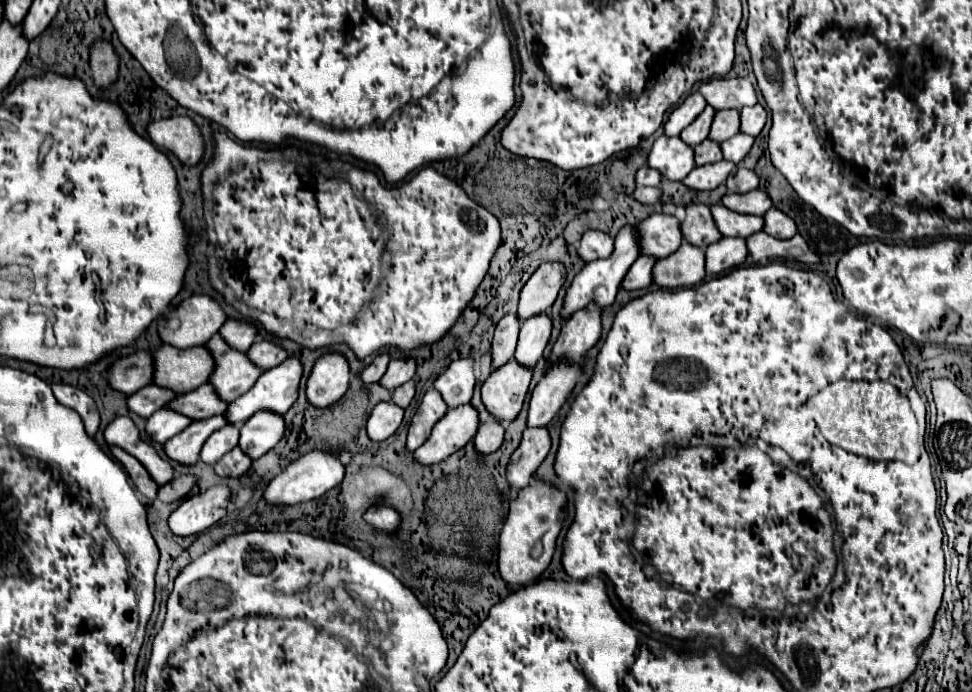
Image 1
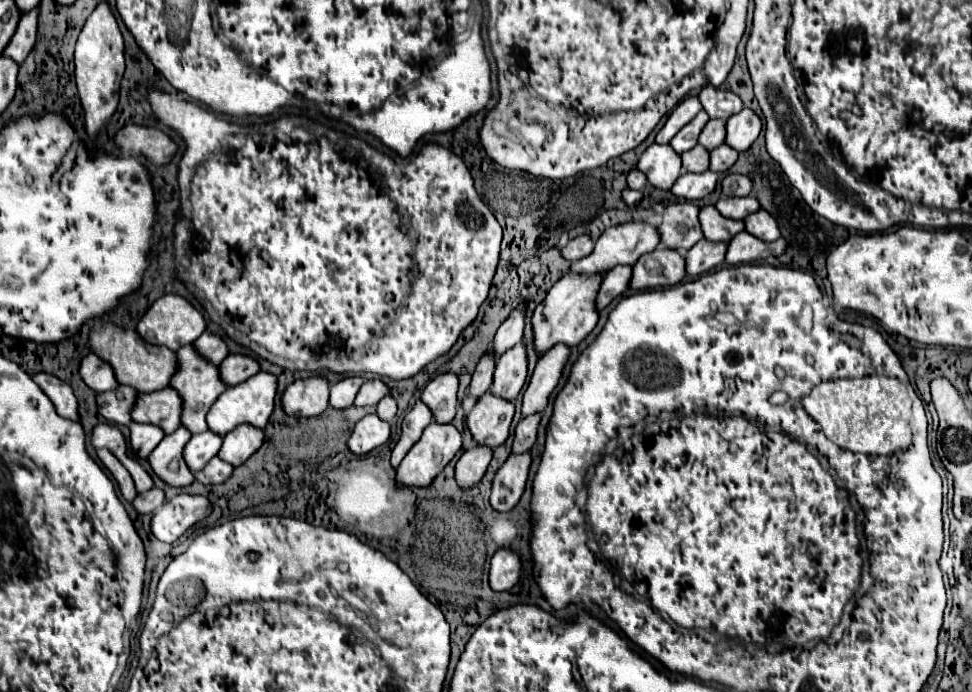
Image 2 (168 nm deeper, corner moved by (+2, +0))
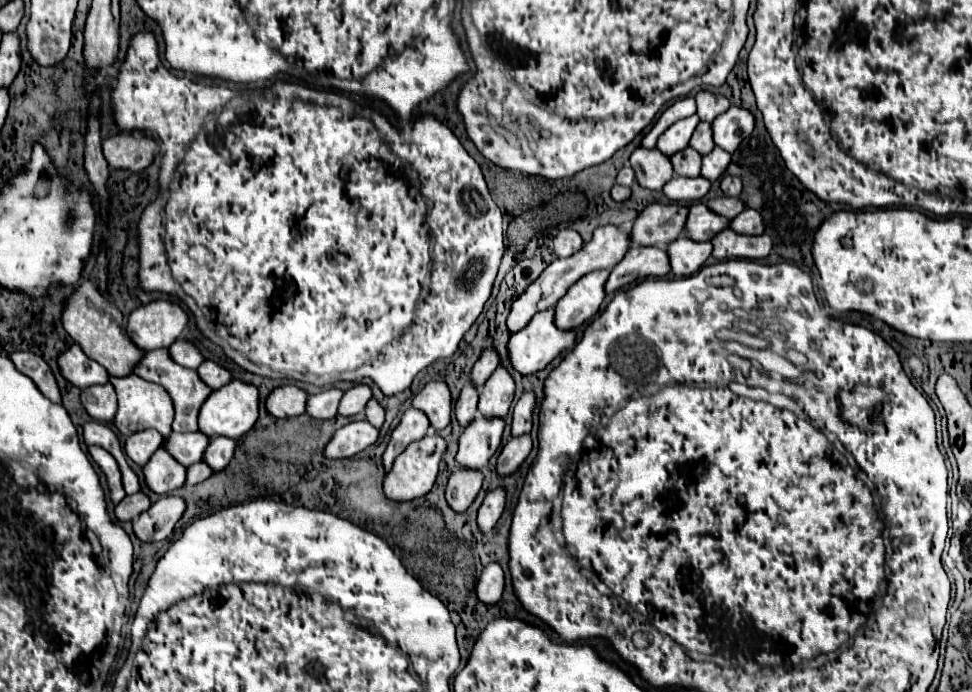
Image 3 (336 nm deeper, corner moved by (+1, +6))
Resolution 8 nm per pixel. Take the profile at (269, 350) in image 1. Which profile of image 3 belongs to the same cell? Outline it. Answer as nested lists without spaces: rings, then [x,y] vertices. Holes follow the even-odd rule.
[[[202,362],[196,372],[198,372],[200,380],[206,382],[206,386],[210,386],[212,390],[218,390],[220,386],[230,382],[230,372],[216,362]]]

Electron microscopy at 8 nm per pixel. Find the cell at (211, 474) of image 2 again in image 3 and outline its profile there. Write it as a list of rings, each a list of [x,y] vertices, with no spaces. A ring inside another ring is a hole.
[[[198,462],[186,470],[186,484],[200,484],[202,480],[206,480],[210,476],[212,476],[212,470],[208,466],[204,466],[204,462]]]

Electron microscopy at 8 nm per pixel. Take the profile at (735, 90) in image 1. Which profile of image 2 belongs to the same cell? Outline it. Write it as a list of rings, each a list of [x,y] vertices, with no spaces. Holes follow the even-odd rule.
[[[705,86],[699,92],[699,100],[701,100],[703,108],[707,110],[709,118],[727,120],[735,112],[743,110],[743,100],[735,92],[723,90],[723,88],[715,88],[715,86]]]

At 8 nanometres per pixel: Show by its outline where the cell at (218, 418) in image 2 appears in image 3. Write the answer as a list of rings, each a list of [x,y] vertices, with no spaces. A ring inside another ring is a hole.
[[[232,380],[230,384],[222,386],[220,390],[214,390],[206,402],[200,408],[198,416],[198,428],[208,438],[214,436],[226,436],[226,438],[240,438],[246,434],[258,418],[258,390],[252,384],[244,384],[240,380]]]

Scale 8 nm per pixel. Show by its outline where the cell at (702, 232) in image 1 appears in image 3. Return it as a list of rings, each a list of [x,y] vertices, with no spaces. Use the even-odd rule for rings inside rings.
[[[680,204],[646,206],[630,230],[630,242],[640,246],[666,246],[682,234],[688,208]]]

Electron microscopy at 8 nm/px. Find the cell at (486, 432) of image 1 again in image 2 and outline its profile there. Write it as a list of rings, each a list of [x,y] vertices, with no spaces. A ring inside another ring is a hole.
[[[475,444],[473,448],[465,450],[463,456],[457,460],[457,468],[455,468],[455,478],[457,478],[457,484],[461,488],[469,488],[473,484],[477,484],[489,462],[491,462],[491,456],[493,456],[493,450],[489,446],[479,446]]]

